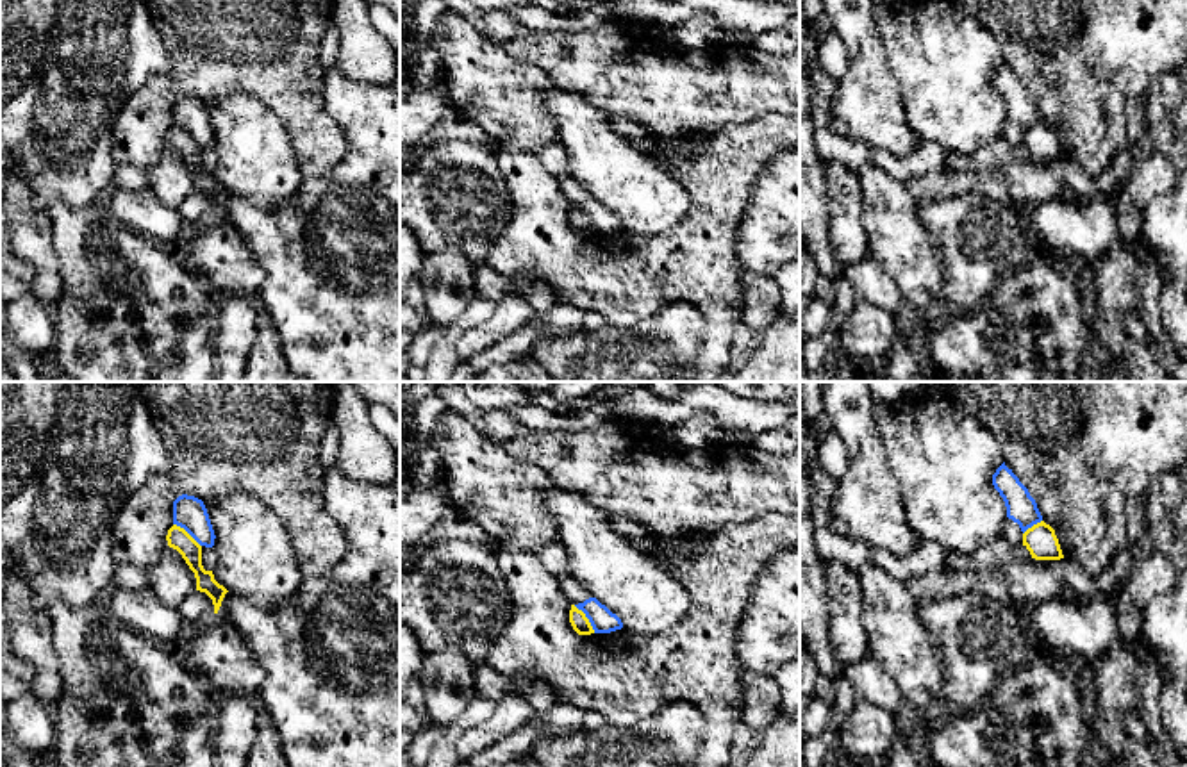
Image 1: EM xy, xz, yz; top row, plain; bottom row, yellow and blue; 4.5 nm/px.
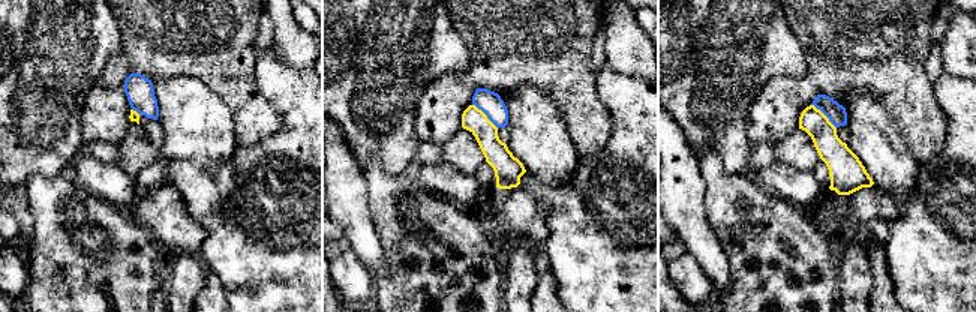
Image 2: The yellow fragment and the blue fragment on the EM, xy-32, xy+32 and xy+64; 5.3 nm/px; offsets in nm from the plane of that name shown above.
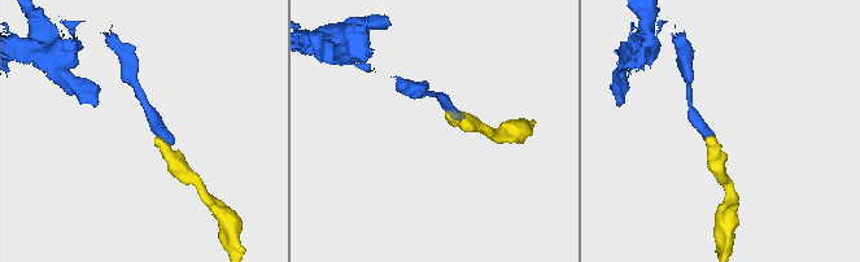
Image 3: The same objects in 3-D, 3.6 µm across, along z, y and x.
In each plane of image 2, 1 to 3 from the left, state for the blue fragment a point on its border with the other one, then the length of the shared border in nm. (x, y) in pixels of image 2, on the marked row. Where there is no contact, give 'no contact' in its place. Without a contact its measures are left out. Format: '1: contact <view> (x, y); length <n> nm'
1: contact xy-32 (135, 111); length 50 nm
2: contact xy+32 (486, 116); length 190 nm
3: contact xy+64 (825, 116); length 190 nm

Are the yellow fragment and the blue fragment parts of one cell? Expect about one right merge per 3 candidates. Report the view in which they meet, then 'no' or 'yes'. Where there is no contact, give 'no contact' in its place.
contact in xz; no

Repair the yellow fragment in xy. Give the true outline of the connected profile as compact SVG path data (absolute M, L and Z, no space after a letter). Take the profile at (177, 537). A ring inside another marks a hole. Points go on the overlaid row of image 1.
M177 524L168 530L166 540L170 548L182 555L189 569L195 573L196 590L205 592L212 599L214 614L218 614L228 590L214 580L212 571L203 569L202 546Z

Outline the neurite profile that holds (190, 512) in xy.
M182 494L173 501L173 524L184 528L200 546L214 546L214 530L202 499Z

